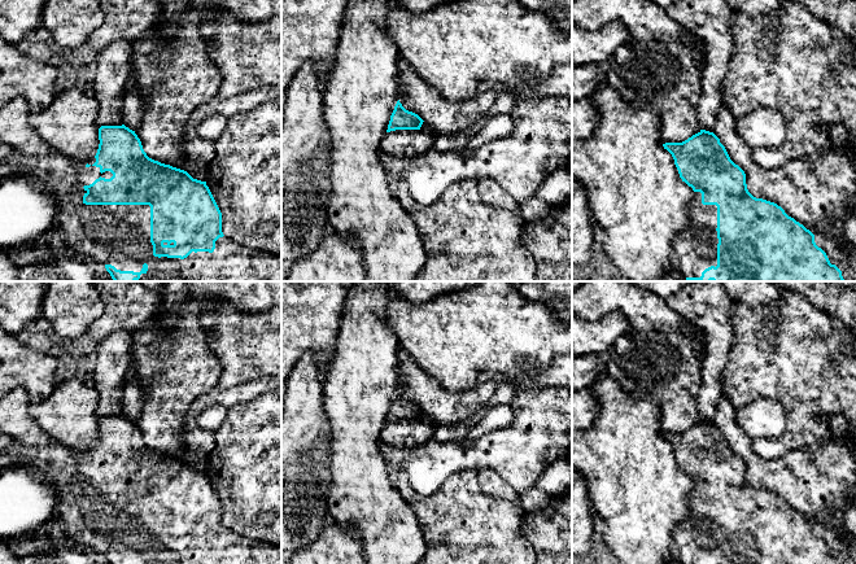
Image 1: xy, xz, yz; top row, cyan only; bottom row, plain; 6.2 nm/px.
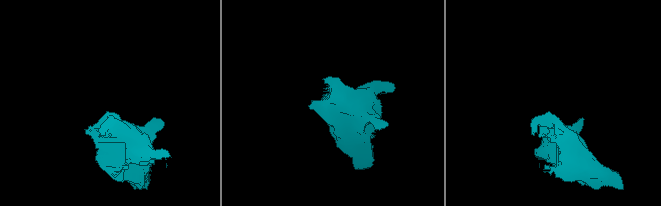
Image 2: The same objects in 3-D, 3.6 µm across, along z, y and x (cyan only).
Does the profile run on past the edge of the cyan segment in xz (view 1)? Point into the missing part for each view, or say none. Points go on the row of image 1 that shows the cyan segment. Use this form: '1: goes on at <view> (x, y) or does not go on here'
1: does not go on here

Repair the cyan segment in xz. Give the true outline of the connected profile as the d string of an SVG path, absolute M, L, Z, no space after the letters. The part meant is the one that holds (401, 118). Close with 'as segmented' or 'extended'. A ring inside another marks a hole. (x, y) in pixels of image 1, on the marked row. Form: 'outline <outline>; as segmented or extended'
outline M398 100L390 115L386 132L396 130L420 130L423 122L418 114L406 110Z; as segmented

